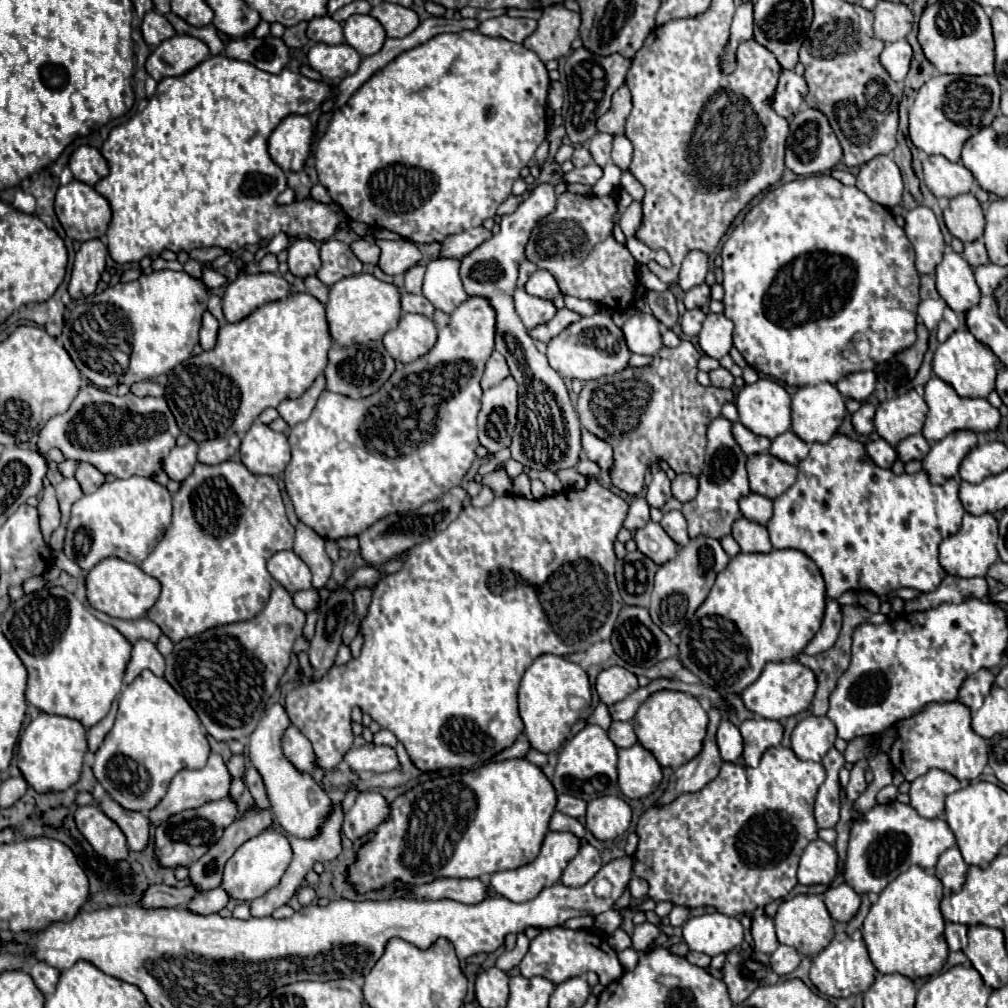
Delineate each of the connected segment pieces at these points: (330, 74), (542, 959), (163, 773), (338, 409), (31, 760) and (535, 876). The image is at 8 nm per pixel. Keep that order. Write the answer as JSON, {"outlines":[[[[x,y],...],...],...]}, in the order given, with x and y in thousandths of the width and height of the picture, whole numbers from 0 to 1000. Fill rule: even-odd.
{"outlines":[[[[316,42],[307,50],[305,58],[307,58],[307,65],[324,79],[338,79],[346,73],[352,73],[358,62],[356,52],[342,42],[334,46]]],[[[545,921],[537,923],[529,933],[521,946],[521,950],[515,956],[519,968],[541,968],[549,976],[557,976],[564,970],[576,968],[580,964],[592,964],[594,974],[598,978],[606,976],[608,972],[616,970],[618,960],[612,952],[610,942],[604,938],[602,931],[594,931],[592,927],[586,927],[584,923],[564,923],[564,921]],[[600,933],[600,942],[598,942]]],[[[144,665],[120,687],[114,718],[94,748],[92,766],[122,802],[146,806],[158,798],[178,764],[201,762],[205,752],[207,736],[193,704],[164,673]]],[[[463,296],[457,304],[451,306],[451,310],[447,312],[447,317],[443,323],[436,325],[436,333],[432,343],[418,355],[420,361],[424,363],[400,363],[394,365],[390,369],[390,373],[386,373],[386,377],[370,391],[364,393],[362,397],[350,397],[332,389],[318,389],[309,413],[299,419],[293,421],[287,429],[287,440],[289,440],[289,458],[283,464],[283,484],[285,490],[291,498],[293,510],[295,514],[305,520],[307,524],[311,524],[316,532],[320,532],[322,536],[336,536],[342,532],[354,532],[356,528],[360,528],[362,524],[366,524],[368,520],[372,520],[374,516],[386,512],[386,510],[394,510],[394,508],[408,508],[414,506],[418,500],[426,498],[426,496],[438,496],[438,492],[441,488],[445,488],[447,484],[459,480],[459,474],[463,470],[463,466],[467,464],[469,456],[473,454],[471,446],[475,442],[475,435],[473,435],[473,411],[477,407],[477,383],[475,377],[479,373],[481,367],[481,359],[485,357],[487,349],[489,349],[489,337],[491,337],[491,308],[485,304],[485,300],[481,296]]],[[[41,706],[23,724],[19,732],[17,754],[19,754],[19,764],[23,766],[27,778],[33,780],[37,786],[45,788],[45,786],[66,784],[78,776],[84,746],[86,746],[86,730],[78,714]]],[[[543,825],[535,849],[533,849],[529,855],[525,855],[525,857],[521,857],[521,859],[517,859],[517,861],[501,863],[501,865],[491,865],[491,867],[487,869],[487,881],[489,881],[493,887],[497,887],[497,889],[501,889],[501,891],[505,891],[505,893],[509,893],[509,895],[527,893],[527,891],[531,891],[539,881],[549,879],[549,877],[555,875],[561,859],[563,859],[564,853],[572,847],[574,839],[576,839],[576,833],[574,833],[570,827],[566,827],[566,825]]]]}

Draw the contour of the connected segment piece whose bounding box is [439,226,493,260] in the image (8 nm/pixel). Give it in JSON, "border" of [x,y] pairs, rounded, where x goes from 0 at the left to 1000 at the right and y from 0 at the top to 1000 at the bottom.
{"border":[[[473,224],[467,226],[465,230],[457,230],[453,234],[443,234],[438,240],[438,256],[451,256],[457,258],[459,254],[463,254],[467,248],[471,248],[475,242],[479,242],[481,238],[485,238],[489,234],[489,230],[485,230],[481,224]]]}

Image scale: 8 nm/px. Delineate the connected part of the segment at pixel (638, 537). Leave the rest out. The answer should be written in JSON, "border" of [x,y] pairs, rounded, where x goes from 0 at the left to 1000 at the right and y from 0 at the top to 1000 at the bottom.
{"border":[[[642,518],[638,524],[630,526],[628,534],[632,538],[632,544],[654,562],[672,552],[672,540],[660,530],[656,520],[652,518]]]}

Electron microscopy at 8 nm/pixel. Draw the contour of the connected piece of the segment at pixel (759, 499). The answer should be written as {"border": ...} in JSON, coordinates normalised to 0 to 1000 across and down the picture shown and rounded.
{"border":[[[747,488],[743,492],[737,492],[733,502],[735,502],[735,508],[741,516],[757,520],[757,522],[763,518],[763,514],[767,510],[767,498],[759,492],[753,492]]]}

